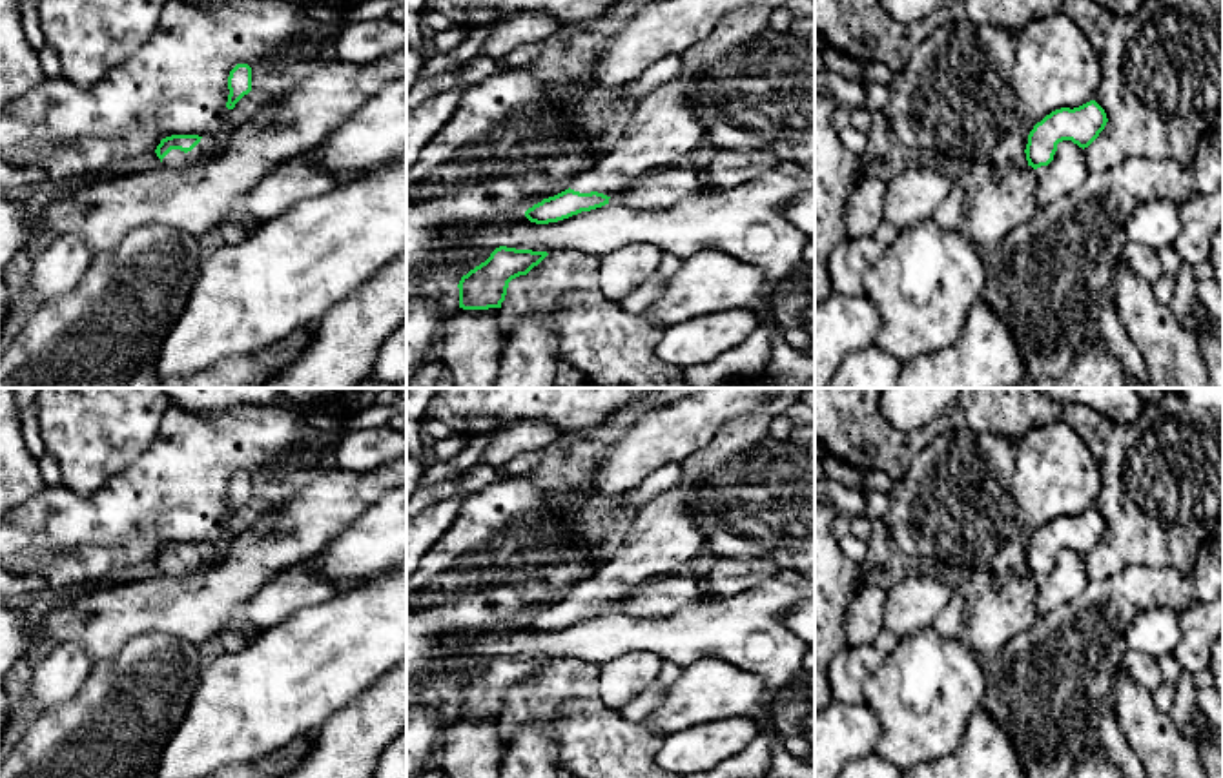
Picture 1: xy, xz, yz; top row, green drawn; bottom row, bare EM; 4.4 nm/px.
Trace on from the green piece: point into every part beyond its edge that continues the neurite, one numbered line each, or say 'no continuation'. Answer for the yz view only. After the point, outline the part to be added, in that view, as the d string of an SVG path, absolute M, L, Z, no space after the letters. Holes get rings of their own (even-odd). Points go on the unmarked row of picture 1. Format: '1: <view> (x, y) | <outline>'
no continuation

